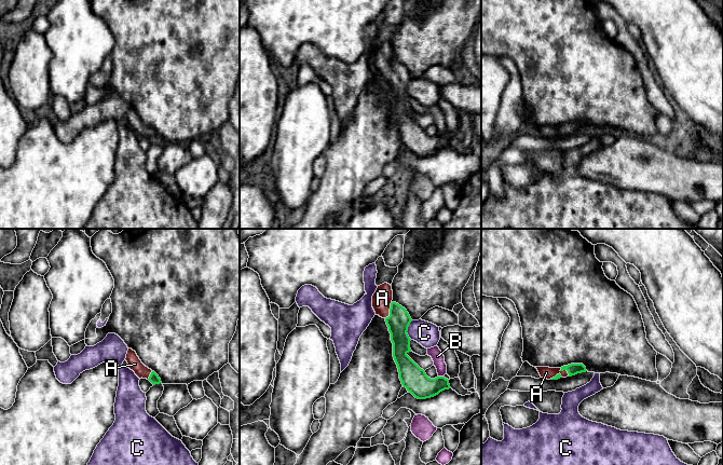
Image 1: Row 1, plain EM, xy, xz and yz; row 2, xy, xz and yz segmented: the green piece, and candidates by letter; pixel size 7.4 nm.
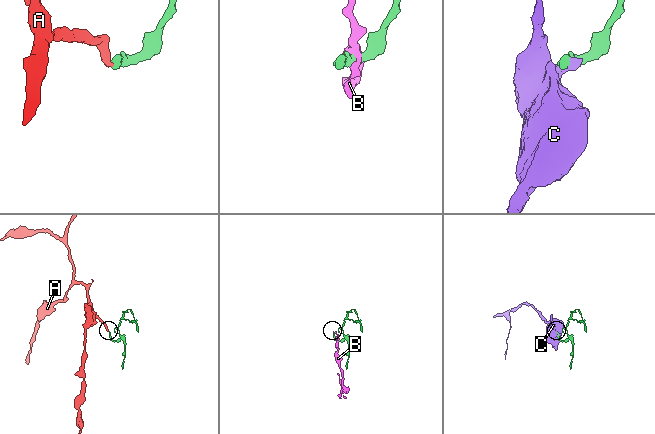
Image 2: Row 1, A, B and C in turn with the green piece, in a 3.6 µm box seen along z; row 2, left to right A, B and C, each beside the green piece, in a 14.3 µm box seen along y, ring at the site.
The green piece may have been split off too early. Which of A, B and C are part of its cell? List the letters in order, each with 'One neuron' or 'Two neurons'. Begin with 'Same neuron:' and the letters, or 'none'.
Same neuron: A
A: One neuron
B: Two neurons
C: Two neurons

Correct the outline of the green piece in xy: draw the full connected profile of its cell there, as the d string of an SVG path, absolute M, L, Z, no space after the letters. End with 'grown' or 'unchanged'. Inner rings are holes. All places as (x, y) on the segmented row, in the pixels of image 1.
M128 348L125 360L128 364L128 368L133 370L139 379L147 379L153 385L162 383L159 375L141 363L136 352L132 348Z | grown

